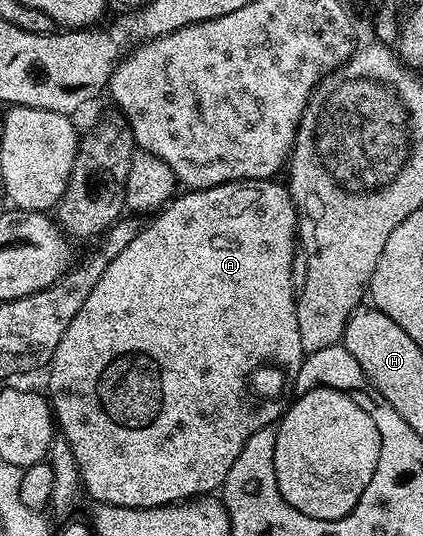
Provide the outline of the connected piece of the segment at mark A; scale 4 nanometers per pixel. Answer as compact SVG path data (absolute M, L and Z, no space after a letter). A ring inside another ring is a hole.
M276 178L240 179L234 183L224 183L223 185L215 185L214 187L186 190L185 193L189 196L189 223L185 223L185 198L181 194L178 194L176 198L170 202L169 206L162 207L160 211L156 212L156 214L154 214L152 218L150 218L148 222L142 226L141 232L135 237L135 241L131 241L131 245L127 245L127 249L123 249L123 253L112 256L112 258L104 264L102 275L99 277L98 283L94 285L93 289L91 289L90 295L85 301L83 301L82 308L75 313L74 319L69 325L67 325L66 332L63 333L63 337L59 341L58 347L54 350L53 358L47 367L47 372L49 371L49 374L47 374L47 381L52 383L54 391L51 398L52 413L53 415L58 413L58 411L61 411L61 407L81 407L81 411L85 411L85 403L89 403L89 411L85 411L85 415L61 415L55 419L56 426L59 428L63 423L89 423L89 419L97 419L97 423L101 423L101 427L62 427L60 429L69 432L70 438L76 439L78 447L82 448L81 452L78 454L78 458L82 459L80 467L86 470L85 476L82 477L83 487L86 487L86 489L89 490L95 498L99 499L97 501L100 504L111 507L164 507L166 503L188 501L194 497L200 497L216 492L216 487L218 490L218 488L224 484L227 473L231 469L231 465L235 465L233 457L237 455L237 451L240 451L240 448L247 445L247 441L252 435L254 435L255 432L257 432L257 430L261 427L268 427L273 423L271 419L270 406L251 401L246 396L245 355L249 357L249 361L251 361L251 357L255 357L255 359L257 359L257 361L255 361L255 365L260 362L260 358L270 357L281 360L285 357L283 347L288 348L295 341L301 340L301 334L299 333L299 317L297 316L297 301L293 290L293 282L291 281L291 273L293 272L293 264L295 262L293 251L295 255L295 248L299 243L299 236L297 234L297 206L295 206L293 199L289 195L288 186L286 186L284 182L277 182L278 180ZM235 343L239 343L239 345L243 347L243 365L241 365L241 359L239 359L239 367L237 367L237 371L235 371L235 367L227 369L227 371L233 371L233 377L231 377L231 379L227 379L227 381L225 381L225 385L223 385L223 383L215 383L215 381L219 381L219 379L221 379L221 377L219 377L219 373L223 375L225 367L223 367L223 365L215 365L215 361L213 361L211 357L215 357L215 355L219 355L219 357L221 357L221 355L227 355L227 353L225 353L225 351L227 351L227 345L229 345L229 349L233 349L233 347L235 347Z

